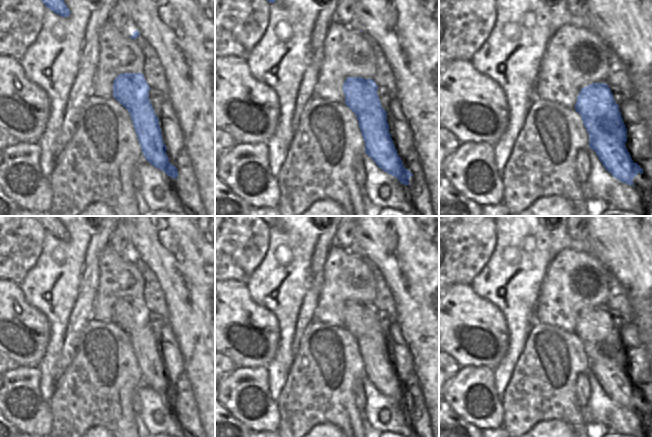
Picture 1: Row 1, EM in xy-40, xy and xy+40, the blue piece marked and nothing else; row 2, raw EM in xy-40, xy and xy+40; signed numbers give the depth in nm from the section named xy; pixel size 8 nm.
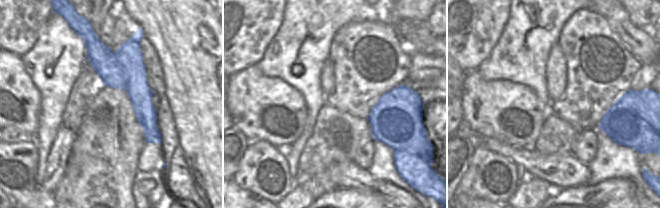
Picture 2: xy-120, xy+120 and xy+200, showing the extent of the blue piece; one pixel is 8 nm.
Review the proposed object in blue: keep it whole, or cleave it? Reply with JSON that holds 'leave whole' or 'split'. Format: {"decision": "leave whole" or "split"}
{"decision": "split"}

